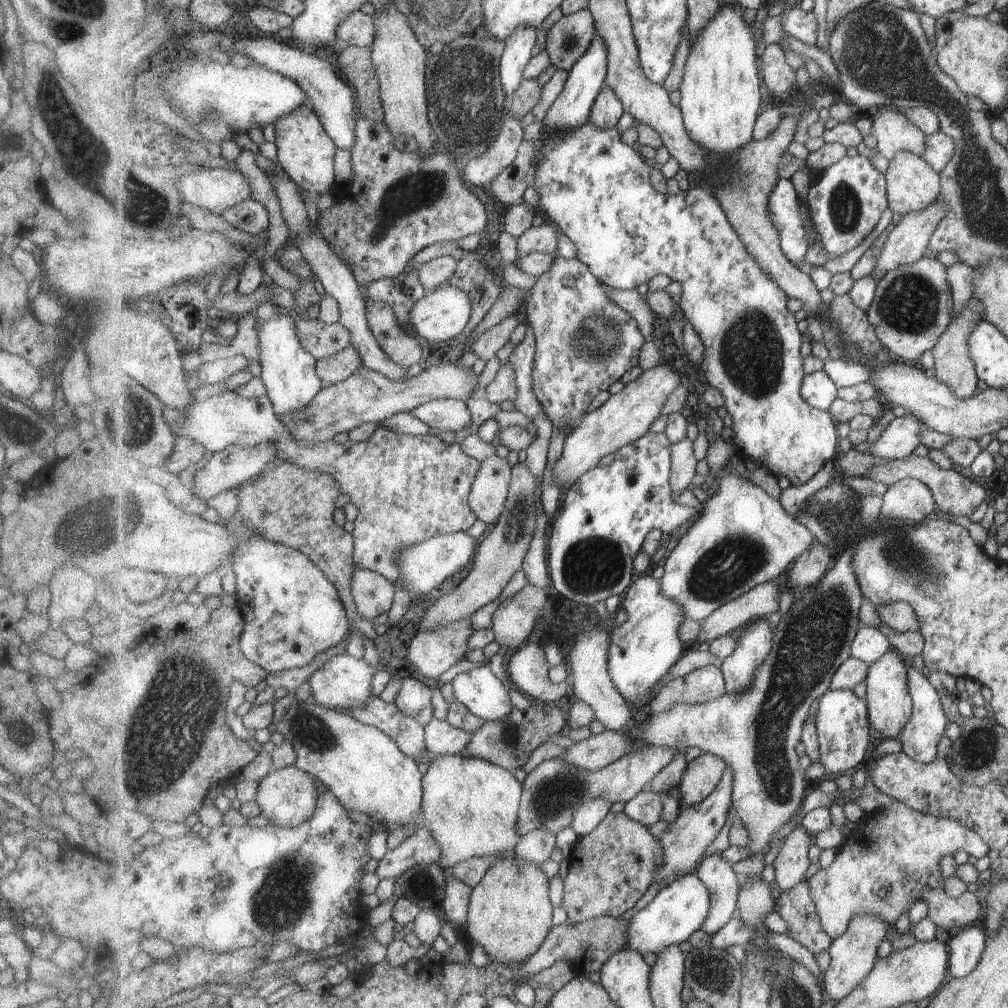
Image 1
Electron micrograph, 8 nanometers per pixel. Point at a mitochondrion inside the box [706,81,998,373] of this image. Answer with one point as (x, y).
(910, 304)

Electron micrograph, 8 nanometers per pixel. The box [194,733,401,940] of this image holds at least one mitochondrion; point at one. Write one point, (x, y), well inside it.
(283, 900)

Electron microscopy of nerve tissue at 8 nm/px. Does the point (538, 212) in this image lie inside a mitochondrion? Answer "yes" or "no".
no

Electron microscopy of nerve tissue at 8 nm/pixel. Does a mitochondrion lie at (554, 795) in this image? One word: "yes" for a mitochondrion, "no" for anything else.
yes

